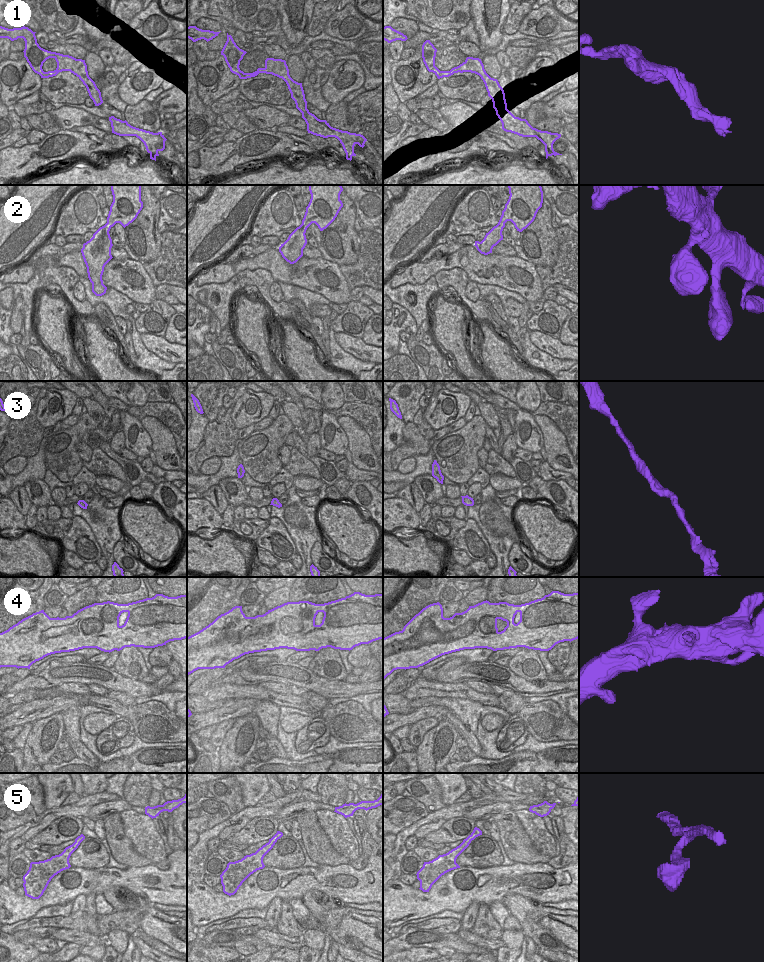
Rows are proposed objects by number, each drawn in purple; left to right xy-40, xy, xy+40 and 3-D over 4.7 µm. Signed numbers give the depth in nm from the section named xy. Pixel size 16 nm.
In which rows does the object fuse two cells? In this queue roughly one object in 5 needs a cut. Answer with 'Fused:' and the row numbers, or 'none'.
Fused: none

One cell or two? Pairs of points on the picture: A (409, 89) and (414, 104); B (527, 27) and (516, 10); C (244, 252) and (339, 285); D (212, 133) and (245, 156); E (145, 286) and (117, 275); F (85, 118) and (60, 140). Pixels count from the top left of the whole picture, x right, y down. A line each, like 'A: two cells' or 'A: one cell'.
A: two cells
B: two cells
C: two cells
D: two cells
E: one cell
F: two cells

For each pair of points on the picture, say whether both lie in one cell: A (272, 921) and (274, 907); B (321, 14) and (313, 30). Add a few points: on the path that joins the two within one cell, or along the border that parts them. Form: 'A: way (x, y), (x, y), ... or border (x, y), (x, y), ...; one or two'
A: way (271, 918), (273, 910); one
B: way (319, 18), (316, 26); one

